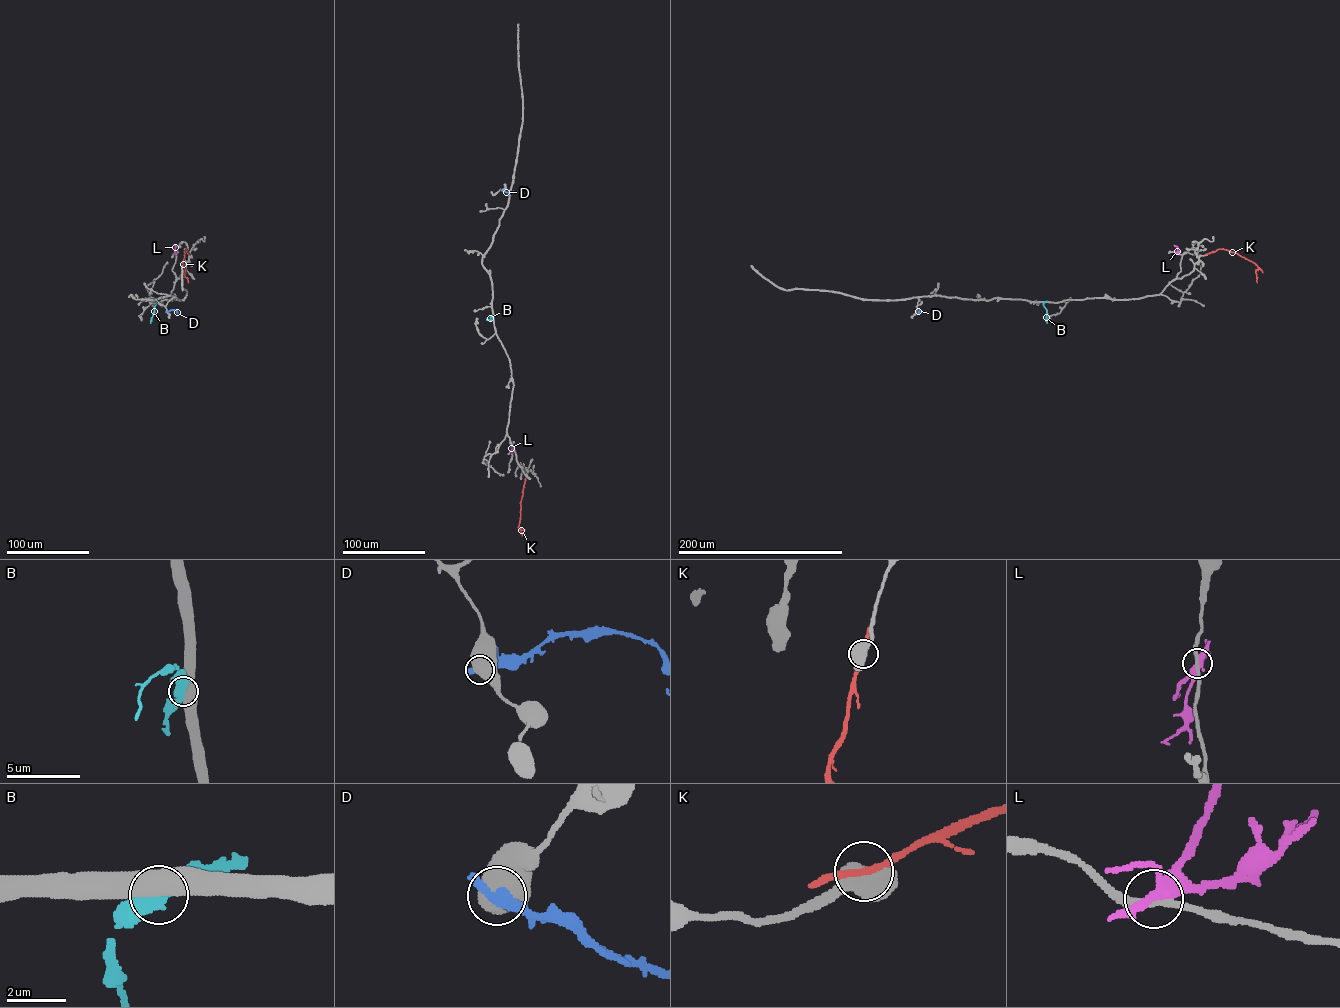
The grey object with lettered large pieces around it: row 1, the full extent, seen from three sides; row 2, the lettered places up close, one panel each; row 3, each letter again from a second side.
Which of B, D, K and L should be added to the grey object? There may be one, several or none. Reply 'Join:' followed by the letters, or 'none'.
Join: none

